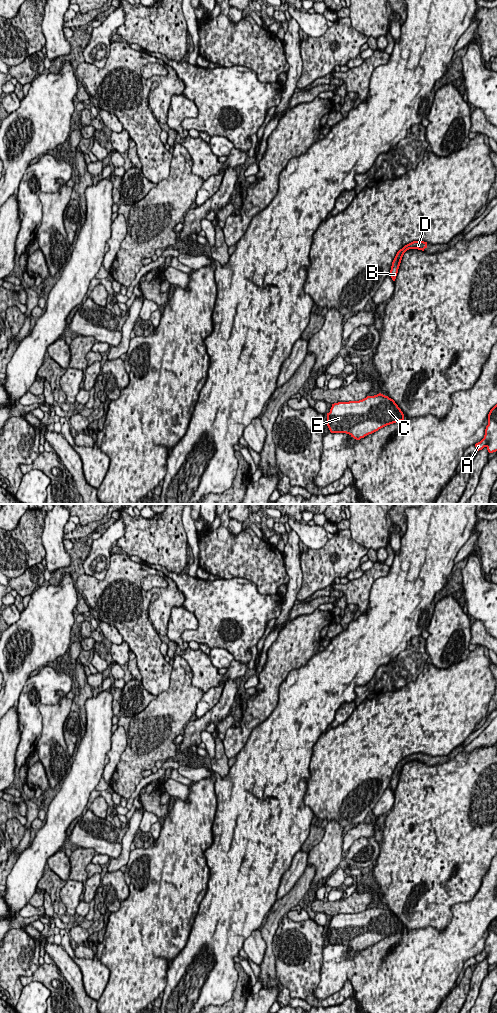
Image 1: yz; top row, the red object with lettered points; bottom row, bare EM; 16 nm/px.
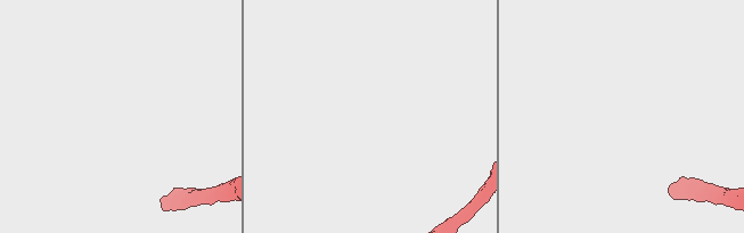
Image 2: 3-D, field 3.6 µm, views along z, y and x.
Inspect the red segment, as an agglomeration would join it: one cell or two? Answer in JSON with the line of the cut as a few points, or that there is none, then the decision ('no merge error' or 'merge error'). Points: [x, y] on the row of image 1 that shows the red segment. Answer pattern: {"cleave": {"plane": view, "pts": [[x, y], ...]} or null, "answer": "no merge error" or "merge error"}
{"cleave": null, "answer": "no merge error"}

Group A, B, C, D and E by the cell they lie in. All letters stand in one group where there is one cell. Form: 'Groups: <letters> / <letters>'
Groups: A B C D E

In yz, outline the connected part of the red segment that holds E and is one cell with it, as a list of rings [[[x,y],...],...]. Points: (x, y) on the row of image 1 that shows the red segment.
[[[381,393],[359,401],[334,403],[327,413],[331,433],[346,433],[356,440],[403,420],[404,414],[395,401]]]

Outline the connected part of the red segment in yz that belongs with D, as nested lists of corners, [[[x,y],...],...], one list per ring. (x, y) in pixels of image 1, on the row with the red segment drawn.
[[[413,241],[413,242],[405,245],[402,249],[400,249],[397,252],[397,254],[392,262],[392,266],[391,266],[391,270],[390,270],[390,275],[391,275],[392,280],[395,281],[402,257],[407,250],[418,249],[418,250],[424,251],[425,248],[427,248],[427,242]]]

